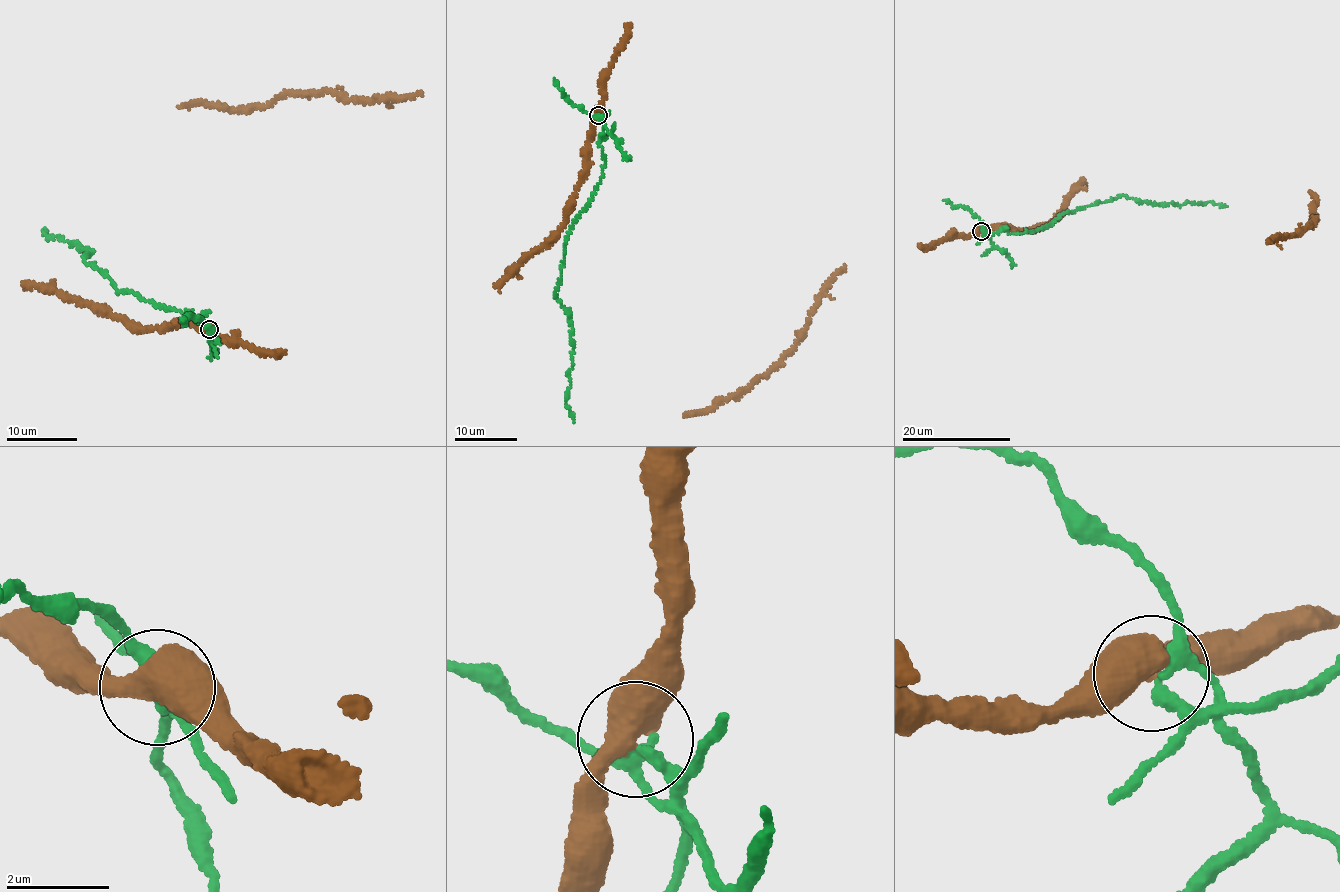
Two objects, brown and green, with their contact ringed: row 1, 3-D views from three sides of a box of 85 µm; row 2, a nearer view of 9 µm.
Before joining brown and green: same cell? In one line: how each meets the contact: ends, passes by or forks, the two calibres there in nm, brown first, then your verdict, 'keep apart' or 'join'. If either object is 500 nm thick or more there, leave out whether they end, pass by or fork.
550/180 nm | keep apart

